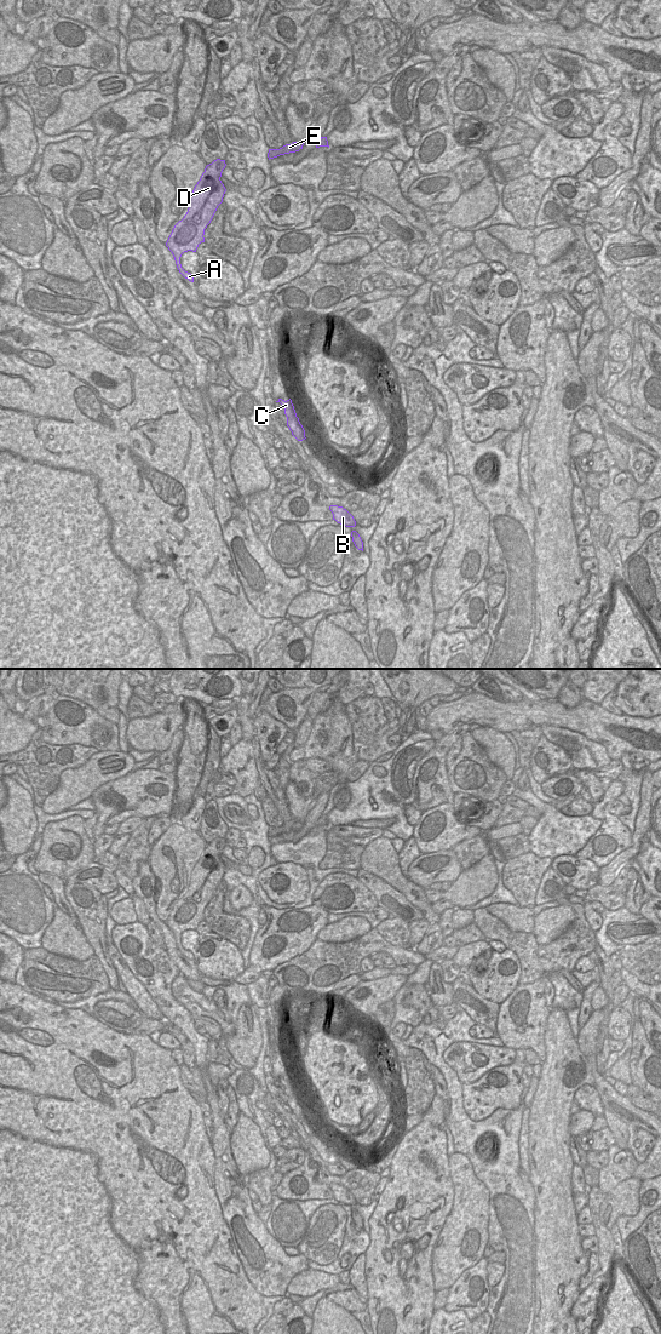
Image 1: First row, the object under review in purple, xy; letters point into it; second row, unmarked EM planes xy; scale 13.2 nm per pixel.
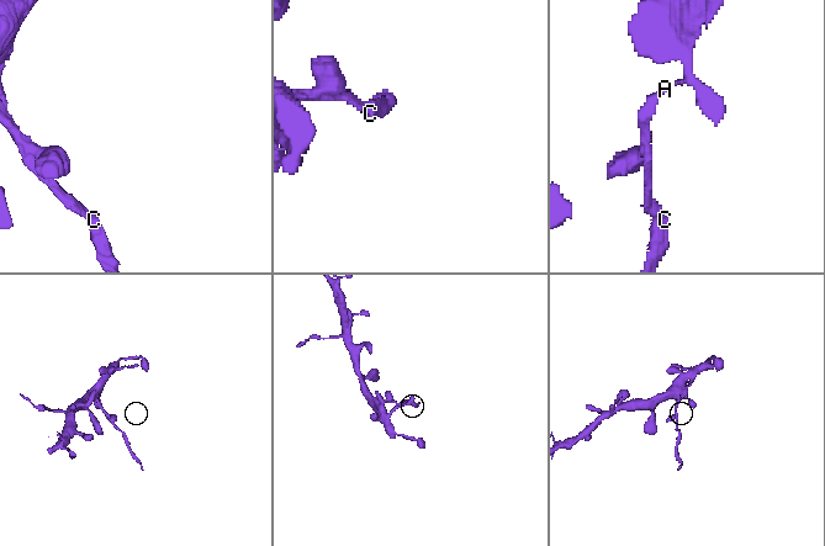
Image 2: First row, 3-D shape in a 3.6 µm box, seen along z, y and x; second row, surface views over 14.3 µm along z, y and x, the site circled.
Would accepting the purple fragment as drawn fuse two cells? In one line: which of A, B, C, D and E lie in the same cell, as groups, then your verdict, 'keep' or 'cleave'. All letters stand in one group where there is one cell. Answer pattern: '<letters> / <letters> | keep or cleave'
A D E / B C | cleave

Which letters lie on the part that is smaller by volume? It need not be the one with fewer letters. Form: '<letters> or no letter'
B, C.

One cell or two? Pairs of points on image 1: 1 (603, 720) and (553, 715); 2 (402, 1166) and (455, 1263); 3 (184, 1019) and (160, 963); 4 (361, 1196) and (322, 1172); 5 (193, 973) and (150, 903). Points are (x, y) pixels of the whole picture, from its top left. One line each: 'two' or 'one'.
1: one
2: two
3: one
4: one
5: one

